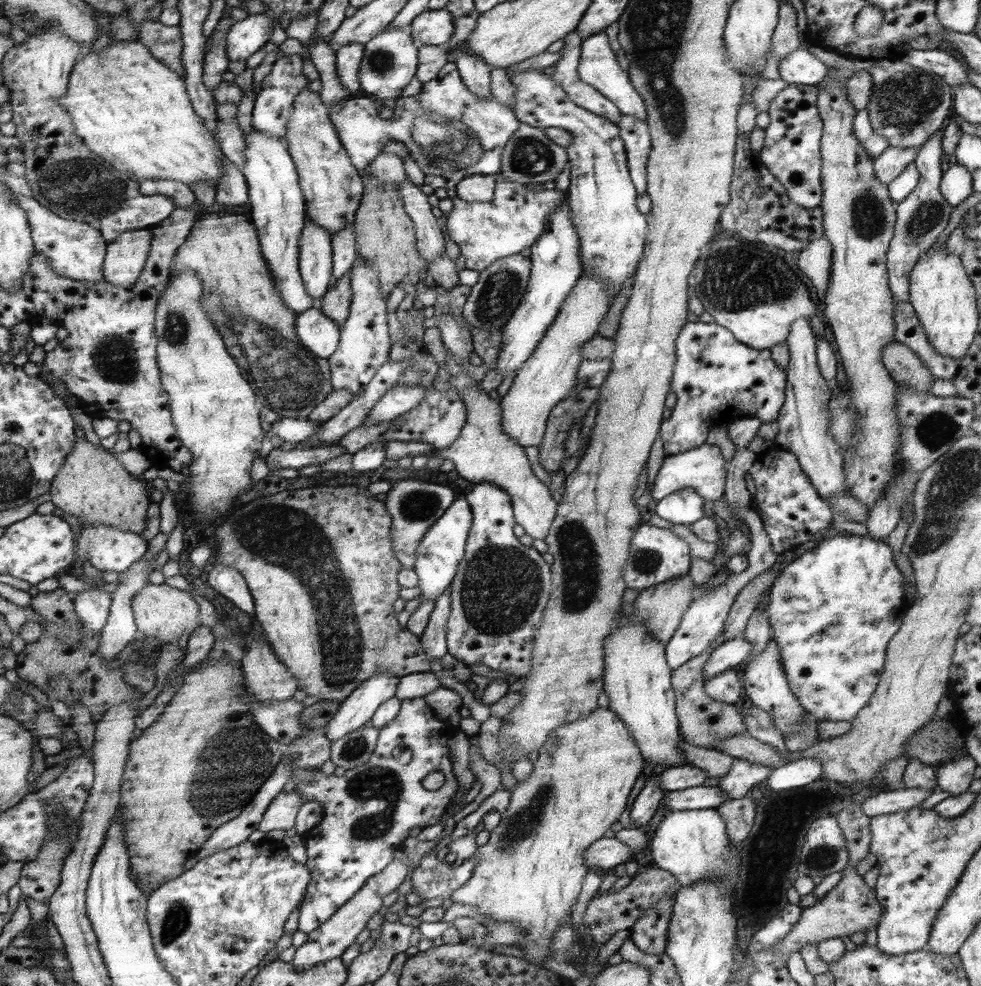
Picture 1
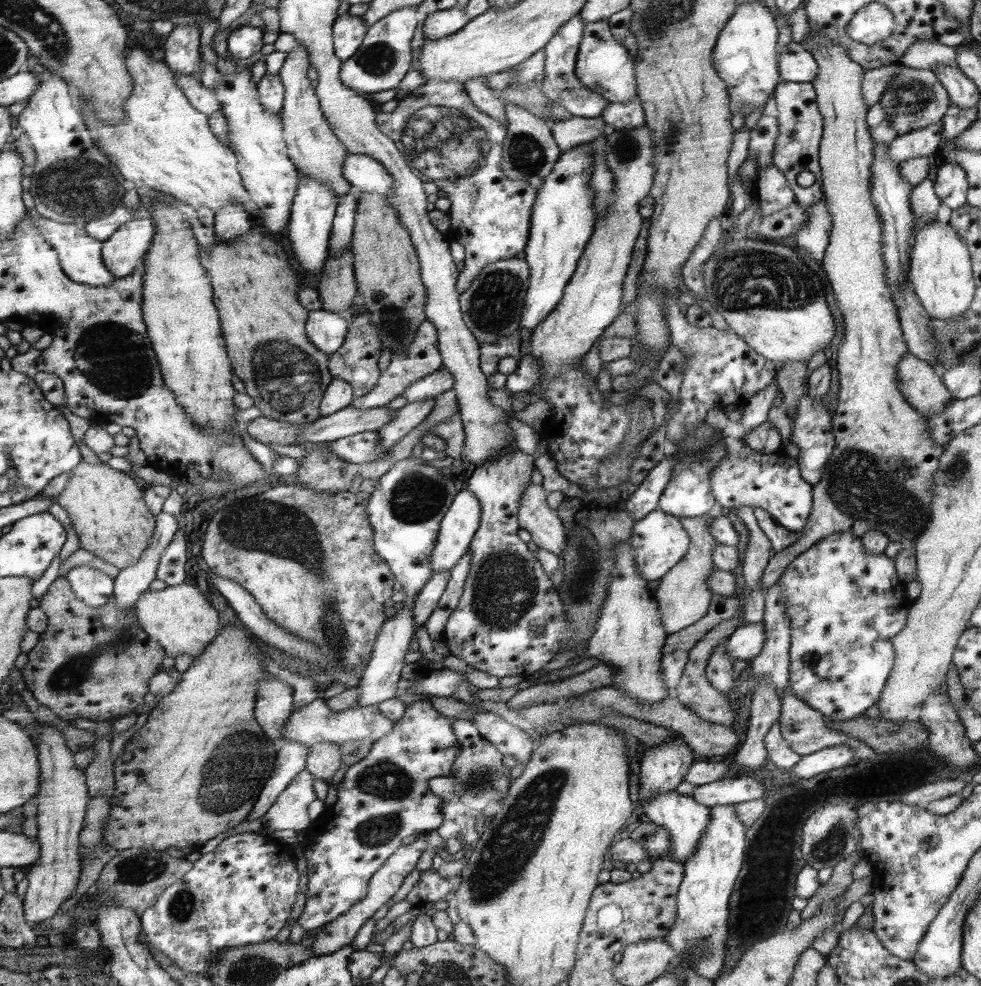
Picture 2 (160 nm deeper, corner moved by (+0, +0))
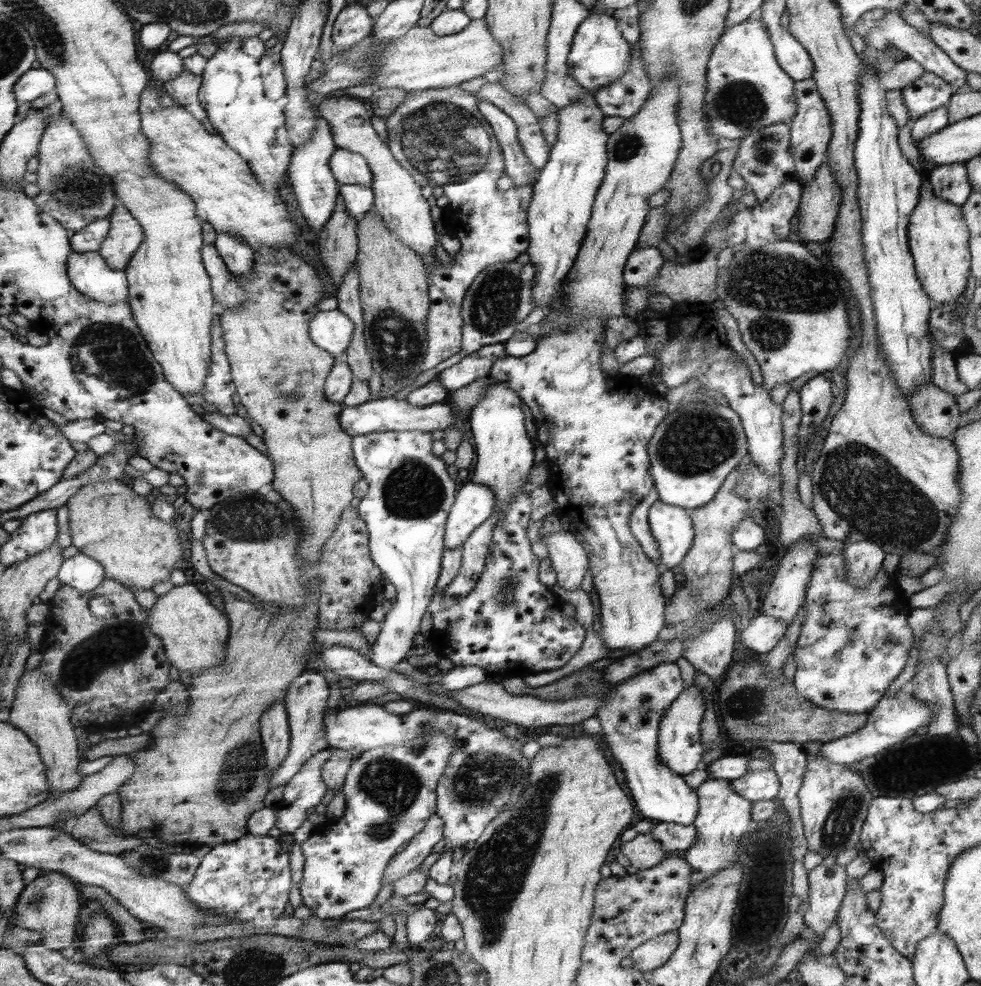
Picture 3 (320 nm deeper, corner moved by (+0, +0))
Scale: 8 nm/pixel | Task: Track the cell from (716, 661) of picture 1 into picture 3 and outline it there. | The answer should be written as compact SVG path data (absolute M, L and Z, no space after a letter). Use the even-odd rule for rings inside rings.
M755 613L747 627L742 629L740 640L745 647L764 655L781 641L786 631L787 624L782 619Z

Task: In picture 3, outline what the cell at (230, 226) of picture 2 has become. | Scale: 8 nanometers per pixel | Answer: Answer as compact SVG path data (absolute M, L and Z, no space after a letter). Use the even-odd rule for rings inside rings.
M218 233L213 244L232 275L250 275L254 269L255 252L244 241L228 233Z

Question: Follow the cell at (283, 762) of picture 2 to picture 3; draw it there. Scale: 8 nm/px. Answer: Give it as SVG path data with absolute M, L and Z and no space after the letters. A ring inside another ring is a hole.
M315 669L304 671L287 690L284 704L287 704L287 714L290 720L291 751L282 762L281 767L272 773L271 788L288 782L314 754L329 749L327 732L324 731L323 726L323 714L326 714L328 708L327 701L330 691L325 673Z

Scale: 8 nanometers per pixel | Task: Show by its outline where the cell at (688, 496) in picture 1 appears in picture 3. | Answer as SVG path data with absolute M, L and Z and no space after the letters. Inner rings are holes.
M714 400L684 401L676 409L669 410L663 421L656 426L647 444L650 459L649 474L659 499L672 506L685 509L700 508L707 505L720 490L722 483L737 468L737 464L748 457L748 444L742 421L728 404Z

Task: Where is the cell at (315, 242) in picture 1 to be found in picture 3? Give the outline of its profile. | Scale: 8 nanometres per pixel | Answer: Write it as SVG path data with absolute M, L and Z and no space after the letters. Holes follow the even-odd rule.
M320 116L314 137L307 144L295 147L294 158L292 158L292 163L287 170L288 180L298 202L298 209L312 232L323 229L324 224L328 222L328 218L333 216L334 210L336 210L340 183L333 177L329 167L329 158L336 149L331 126L323 116Z

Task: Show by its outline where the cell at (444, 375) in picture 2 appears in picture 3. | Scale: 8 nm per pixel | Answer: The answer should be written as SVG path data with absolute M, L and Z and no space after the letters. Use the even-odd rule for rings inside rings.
M504 343L482 347L454 366L442 370L434 379L440 381L452 393L480 378L488 377L494 361L506 355Z

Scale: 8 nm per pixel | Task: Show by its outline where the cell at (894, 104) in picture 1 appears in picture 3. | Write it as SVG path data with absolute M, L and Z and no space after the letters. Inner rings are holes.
M926 71L910 86L905 86L900 90L912 120L937 108L946 107L953 91L954 88L949 82L933 72Z

